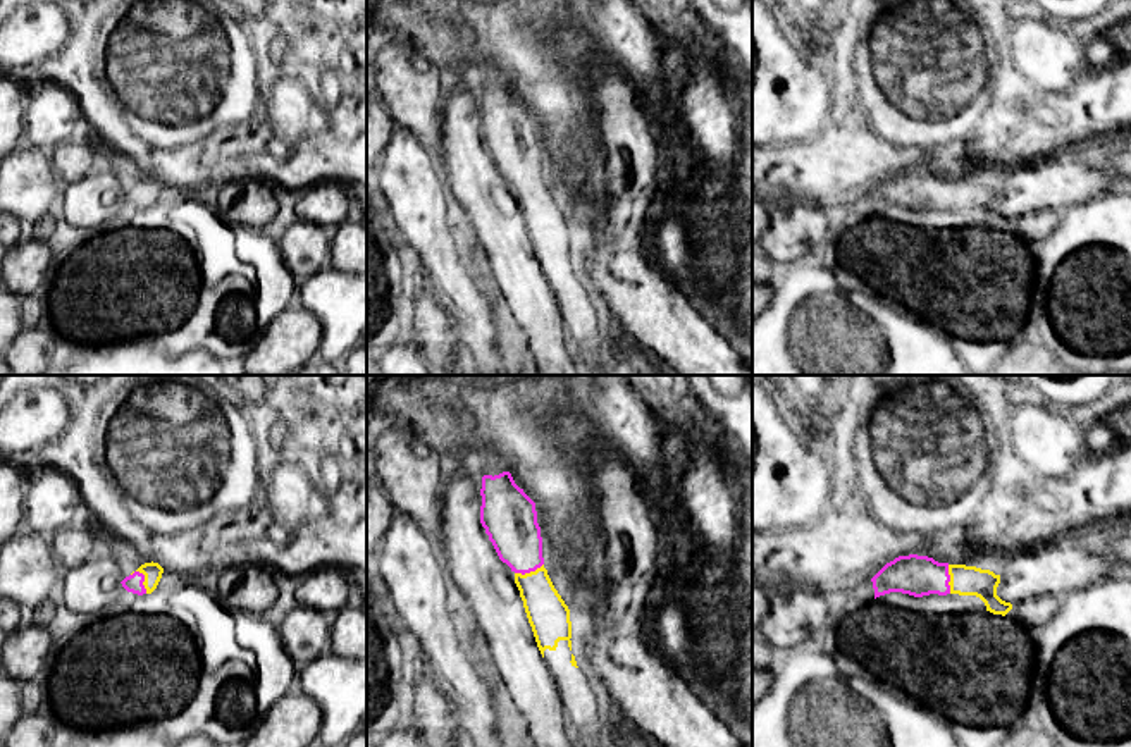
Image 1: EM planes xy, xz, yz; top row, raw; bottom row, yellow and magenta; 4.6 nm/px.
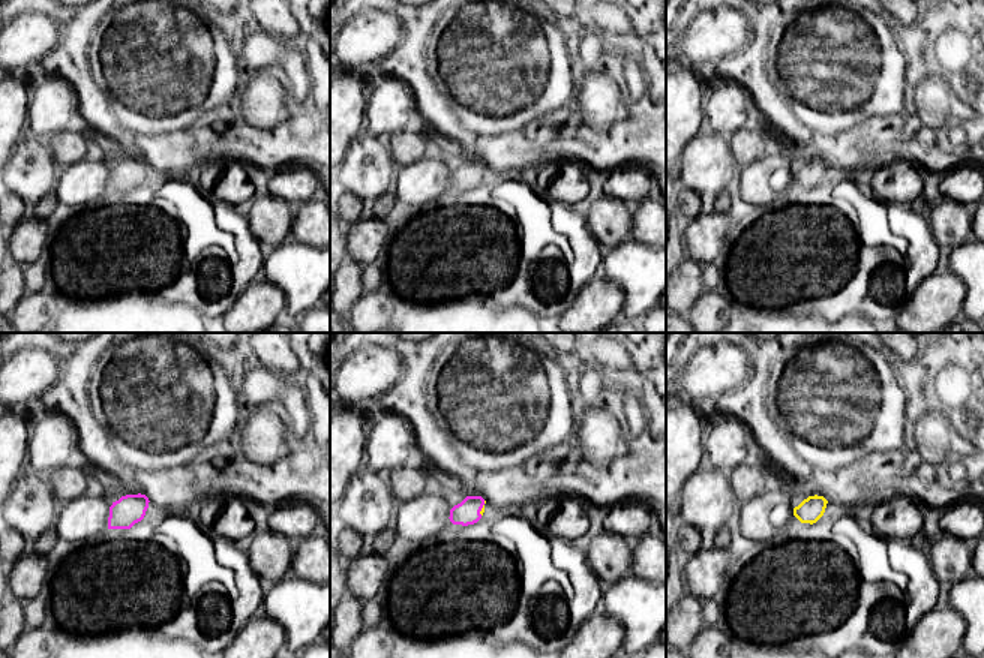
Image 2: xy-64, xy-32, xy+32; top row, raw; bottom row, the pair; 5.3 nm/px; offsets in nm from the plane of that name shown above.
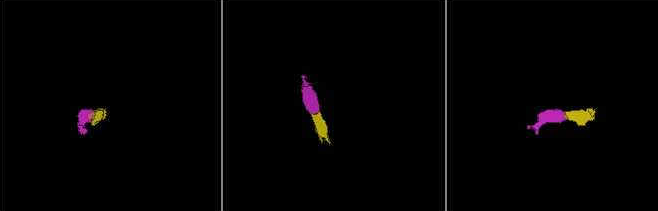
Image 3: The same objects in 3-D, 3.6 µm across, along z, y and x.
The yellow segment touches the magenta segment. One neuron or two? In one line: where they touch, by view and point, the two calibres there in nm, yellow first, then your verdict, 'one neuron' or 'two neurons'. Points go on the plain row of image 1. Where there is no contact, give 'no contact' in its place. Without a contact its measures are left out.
xy (145, 193) | 90/80 nm | one neuron

